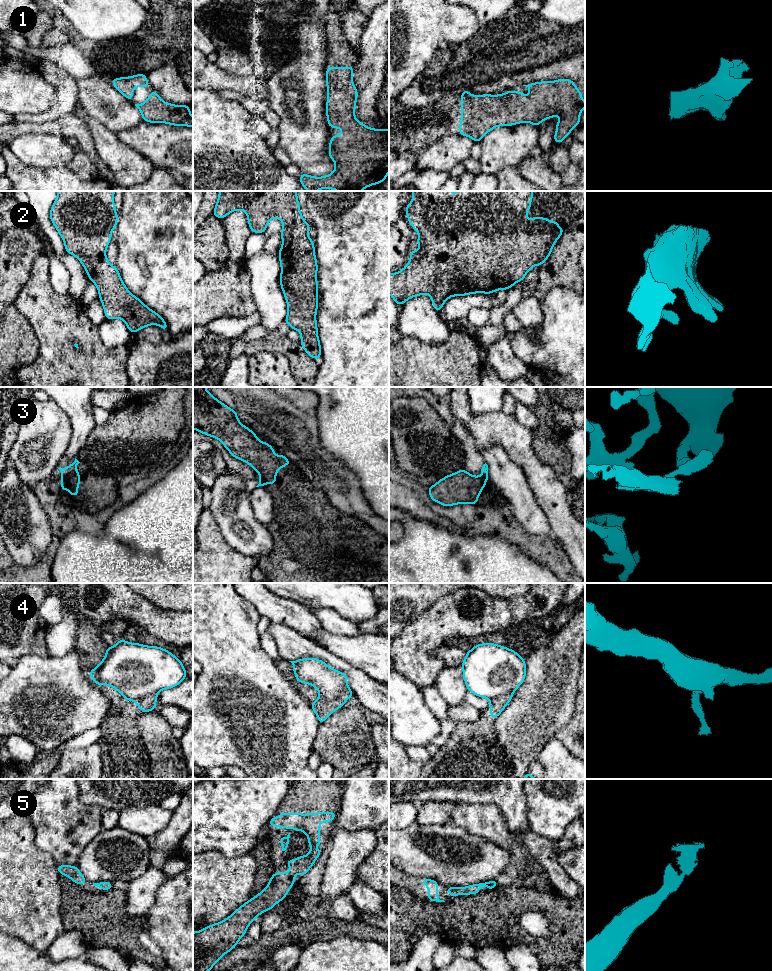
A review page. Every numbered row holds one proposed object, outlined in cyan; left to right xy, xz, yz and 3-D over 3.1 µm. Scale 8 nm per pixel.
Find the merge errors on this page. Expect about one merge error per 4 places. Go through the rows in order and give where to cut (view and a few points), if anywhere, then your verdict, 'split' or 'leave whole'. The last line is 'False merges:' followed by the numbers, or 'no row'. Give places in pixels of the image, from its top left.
1: cut none; leave whole
2: cut none; leave whole
3: cut xy (76, 471), (69, 474), (61, 482); split
4: cut xy (156, 694), (147, 694), (138, 698), (124, 697); split
5: cut none; leave whole
False merges: 3, 4

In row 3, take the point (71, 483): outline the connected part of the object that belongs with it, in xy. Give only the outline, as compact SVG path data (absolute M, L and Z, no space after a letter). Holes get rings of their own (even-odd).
M75 472L69 475L64 481L61 482L61 491L68 490L71 496L78 497L78 486L80 484L80 473Z

